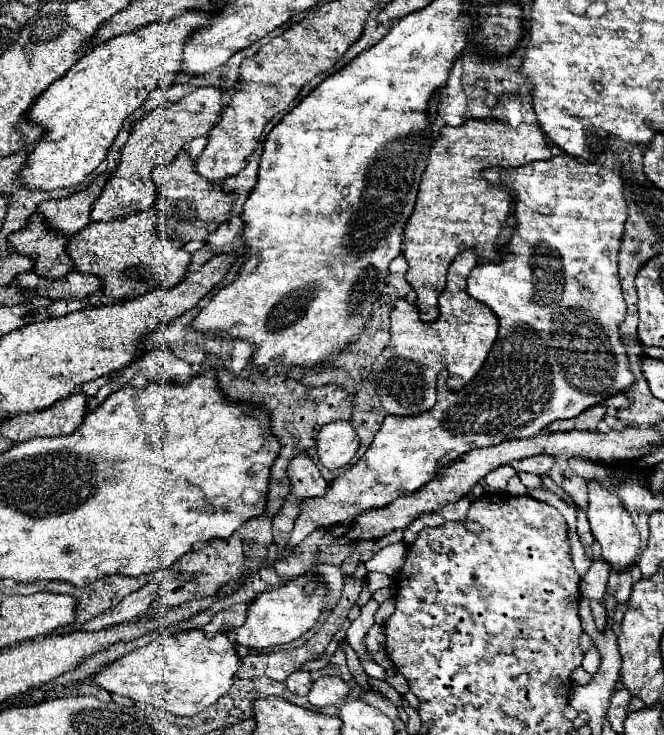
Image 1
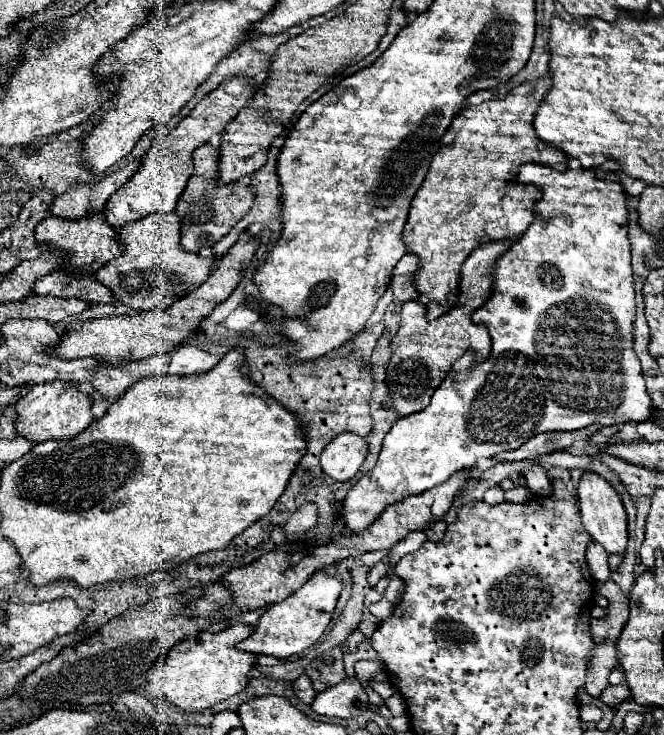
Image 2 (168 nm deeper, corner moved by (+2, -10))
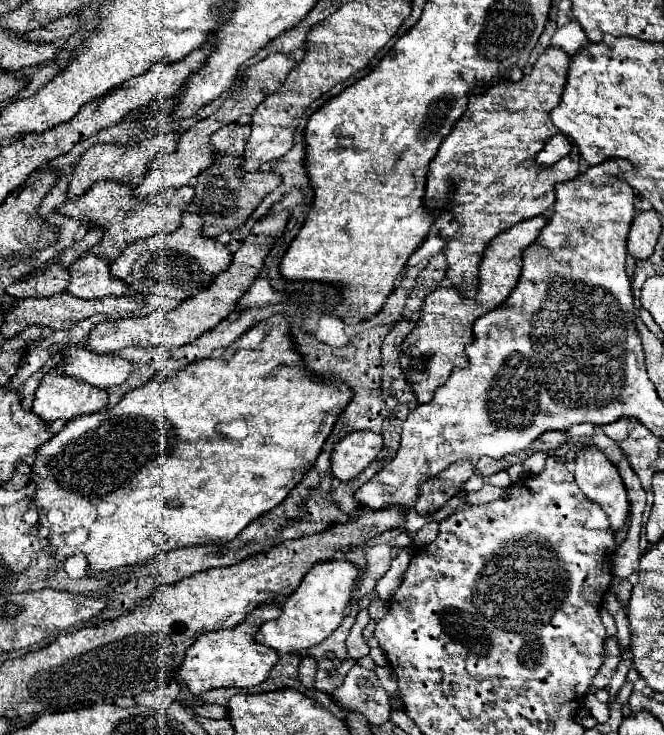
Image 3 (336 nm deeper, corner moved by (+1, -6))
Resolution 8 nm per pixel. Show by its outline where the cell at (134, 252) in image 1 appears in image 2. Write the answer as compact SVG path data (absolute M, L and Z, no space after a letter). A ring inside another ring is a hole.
M175 212L151 214L119 230L119 238L125 242L125 252L115 260L107 262L99 272L97 280L111 288L115 300L127 304L133 310L155 310L167 308L175 300L197 290L211 274L215 260L201 258L181 246L181 220Z

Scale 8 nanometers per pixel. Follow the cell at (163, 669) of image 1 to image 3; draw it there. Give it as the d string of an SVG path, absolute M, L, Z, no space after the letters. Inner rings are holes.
M262 604L256 610L252 610L242 624L238 624L230 630L216 630L216 632L202 634L186 650L184 662L178 672L178 676L184 680L190 694L200 696L208 690L230 688L230 686L252 688L252 686L264 682L268 678L268 672L272 670L272 666L278 662L278 652L274 652L262 644L256 644L254 634L266 620L278 618L278 614L280 614L280 608L276 604Z

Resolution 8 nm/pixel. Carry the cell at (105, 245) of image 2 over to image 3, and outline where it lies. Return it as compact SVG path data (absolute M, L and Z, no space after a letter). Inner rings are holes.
M100 180L80 198L68 200L62 206L58 206L58 214L70 216L70 218L82 218L82 222L90 222L90 226L100 228L102 240L96 246L92 246L90 252L96 254L98 258L112 262L114 258L118 258L118 254L126 246L134 244L136 240L148 238L154 232L176 230L180 226L180 216L190 206L192 198L194 198L194 190L190 186L178 188L178 190L166 190L164 194L158 194L156 198L134 198L132 186Z

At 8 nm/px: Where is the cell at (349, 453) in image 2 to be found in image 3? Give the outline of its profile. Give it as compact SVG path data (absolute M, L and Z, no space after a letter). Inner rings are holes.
M370 430L346 434L332 452L332 472L338 480L352 480L358 476L382 450L382 436Z

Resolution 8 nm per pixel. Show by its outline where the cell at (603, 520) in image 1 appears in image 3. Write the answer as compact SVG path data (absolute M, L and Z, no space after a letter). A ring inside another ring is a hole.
M594 446L584 448L582 452L578 452L576 456L576 470L574 470L576 482L580 486L580 490L586 494L586 498L590 498L592 502L600 504L600 508L606 512L608 520L610 520L610 530L618 532L628 518L628 496L626 496L626 488L622 484L622 478L618 476L616 466Z

